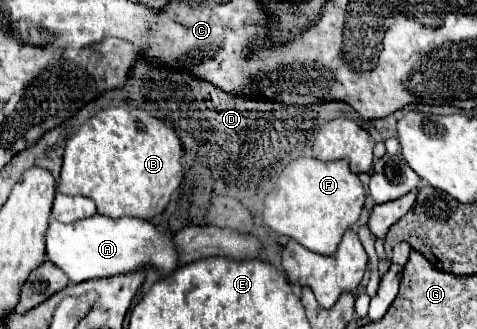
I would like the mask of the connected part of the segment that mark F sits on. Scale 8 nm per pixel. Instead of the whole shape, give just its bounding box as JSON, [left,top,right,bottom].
[262,157,364,255]

